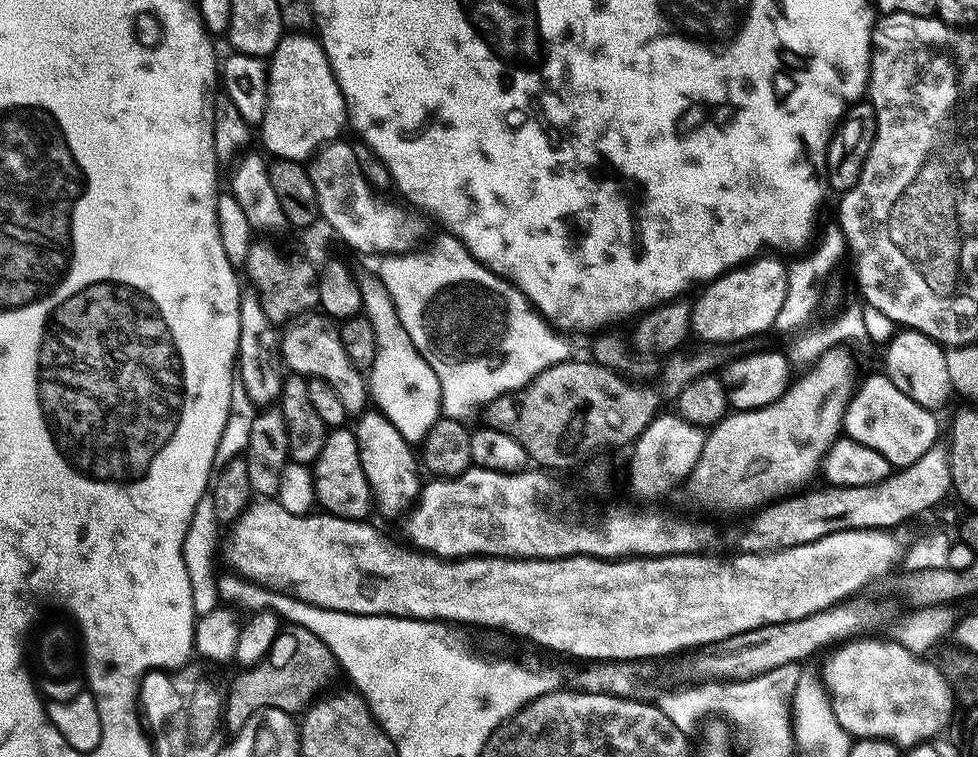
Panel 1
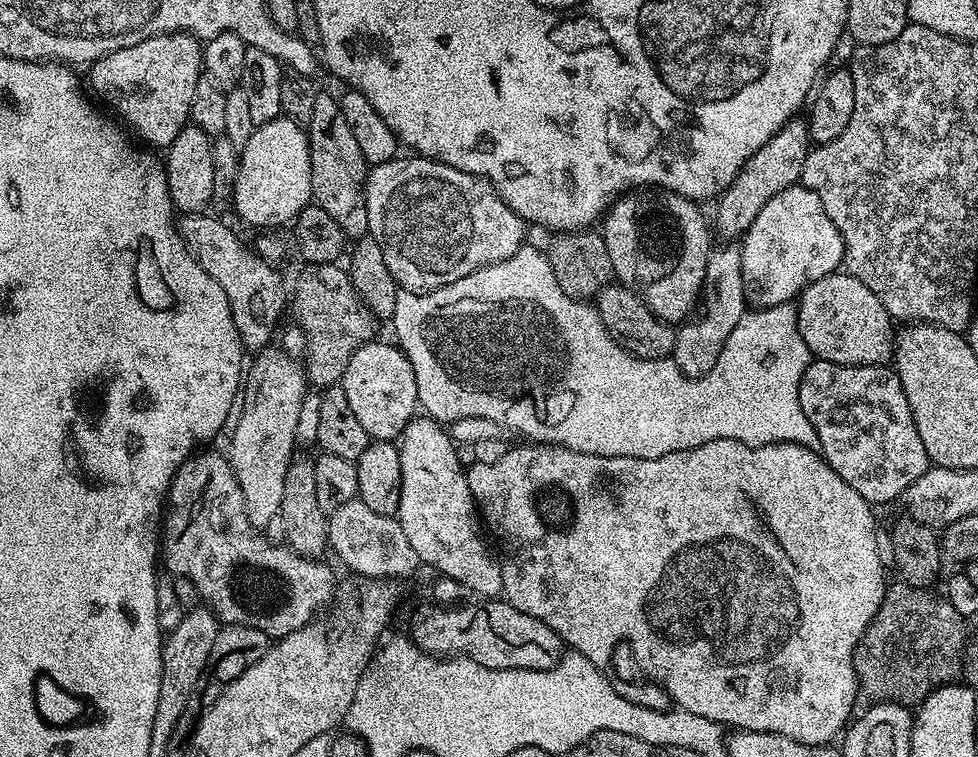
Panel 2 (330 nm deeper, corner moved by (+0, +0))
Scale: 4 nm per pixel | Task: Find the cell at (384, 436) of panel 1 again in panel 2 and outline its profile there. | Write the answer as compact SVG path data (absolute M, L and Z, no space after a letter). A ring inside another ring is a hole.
M373 342L363 344L355 354L350 358L350 362L344 371L342 387L346 390L346 398L350 401L350 407L354 410L354 415L358 417L358 423L362 430L372 440L391 440L399 441L401 434L404 433L404 427L414 418L418 410L418 386L414 378L414 370L410 362L405 358L403 352L395 343L380 344Z

